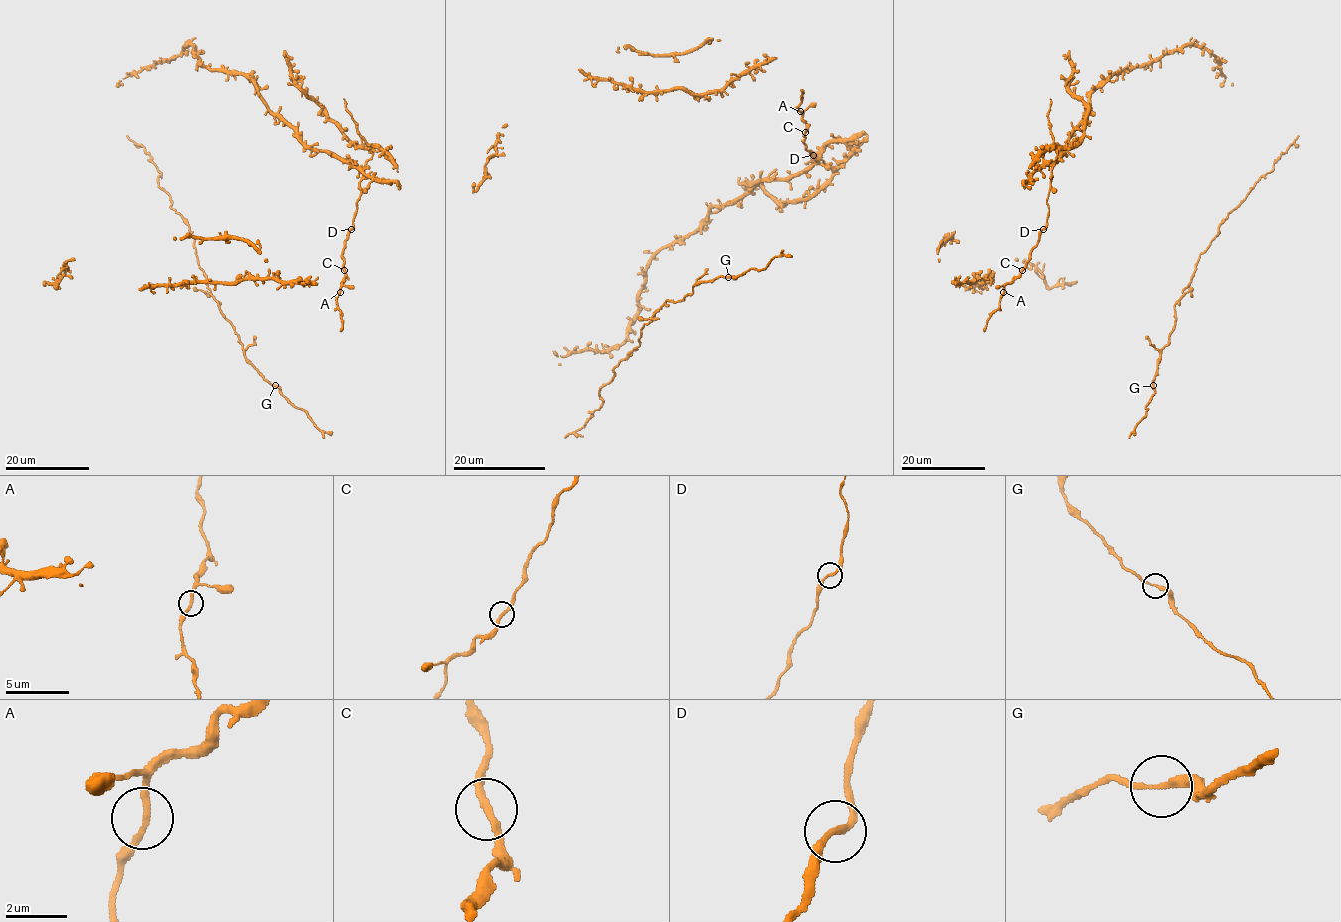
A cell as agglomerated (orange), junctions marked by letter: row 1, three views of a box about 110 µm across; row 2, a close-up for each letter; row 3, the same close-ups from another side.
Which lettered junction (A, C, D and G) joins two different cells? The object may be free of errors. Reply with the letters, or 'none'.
none

